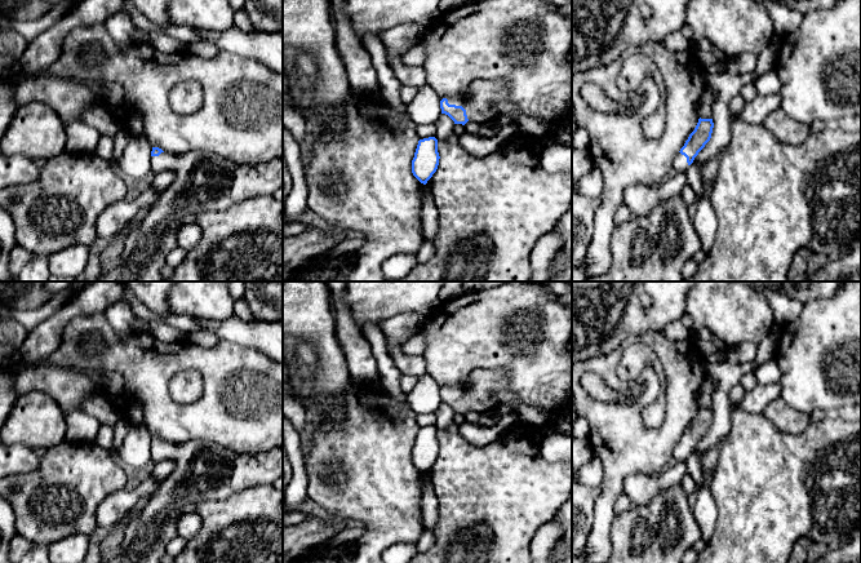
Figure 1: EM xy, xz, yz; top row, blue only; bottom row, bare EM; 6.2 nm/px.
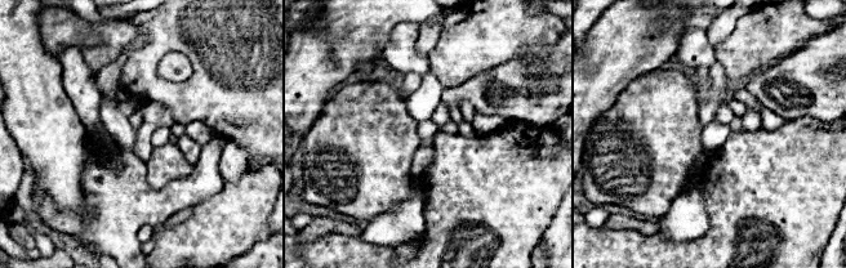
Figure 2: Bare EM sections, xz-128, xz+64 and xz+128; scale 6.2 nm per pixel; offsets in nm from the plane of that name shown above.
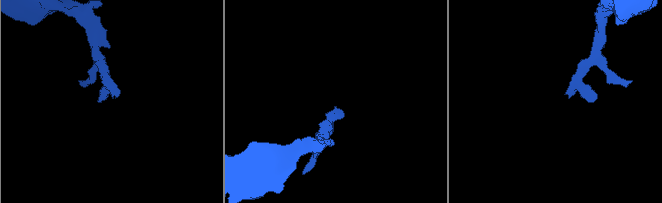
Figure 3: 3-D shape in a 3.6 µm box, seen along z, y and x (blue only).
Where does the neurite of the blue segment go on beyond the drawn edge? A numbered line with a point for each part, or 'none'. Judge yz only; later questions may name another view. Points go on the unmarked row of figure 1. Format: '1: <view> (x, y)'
1: yz (680, 452)

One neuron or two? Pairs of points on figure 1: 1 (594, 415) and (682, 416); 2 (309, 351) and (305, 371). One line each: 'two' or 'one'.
1: one
2: one

